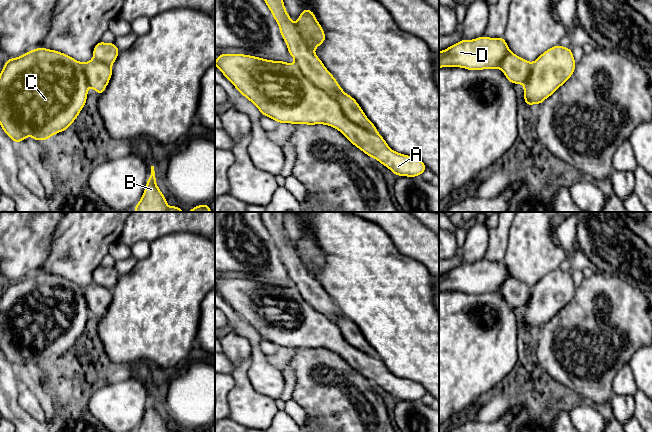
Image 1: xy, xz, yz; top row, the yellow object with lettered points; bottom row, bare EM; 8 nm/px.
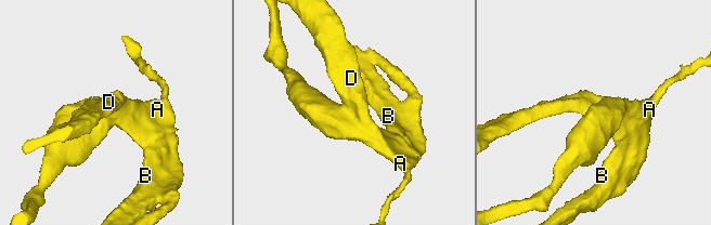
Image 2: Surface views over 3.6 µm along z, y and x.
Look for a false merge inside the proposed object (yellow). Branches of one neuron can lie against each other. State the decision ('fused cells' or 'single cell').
single cell

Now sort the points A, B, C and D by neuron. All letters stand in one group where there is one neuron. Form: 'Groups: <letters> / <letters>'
Groups: A B C D

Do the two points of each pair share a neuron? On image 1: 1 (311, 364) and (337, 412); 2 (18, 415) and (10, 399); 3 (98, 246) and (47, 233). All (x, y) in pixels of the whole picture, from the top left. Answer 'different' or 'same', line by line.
1: same
2: same
3: different

